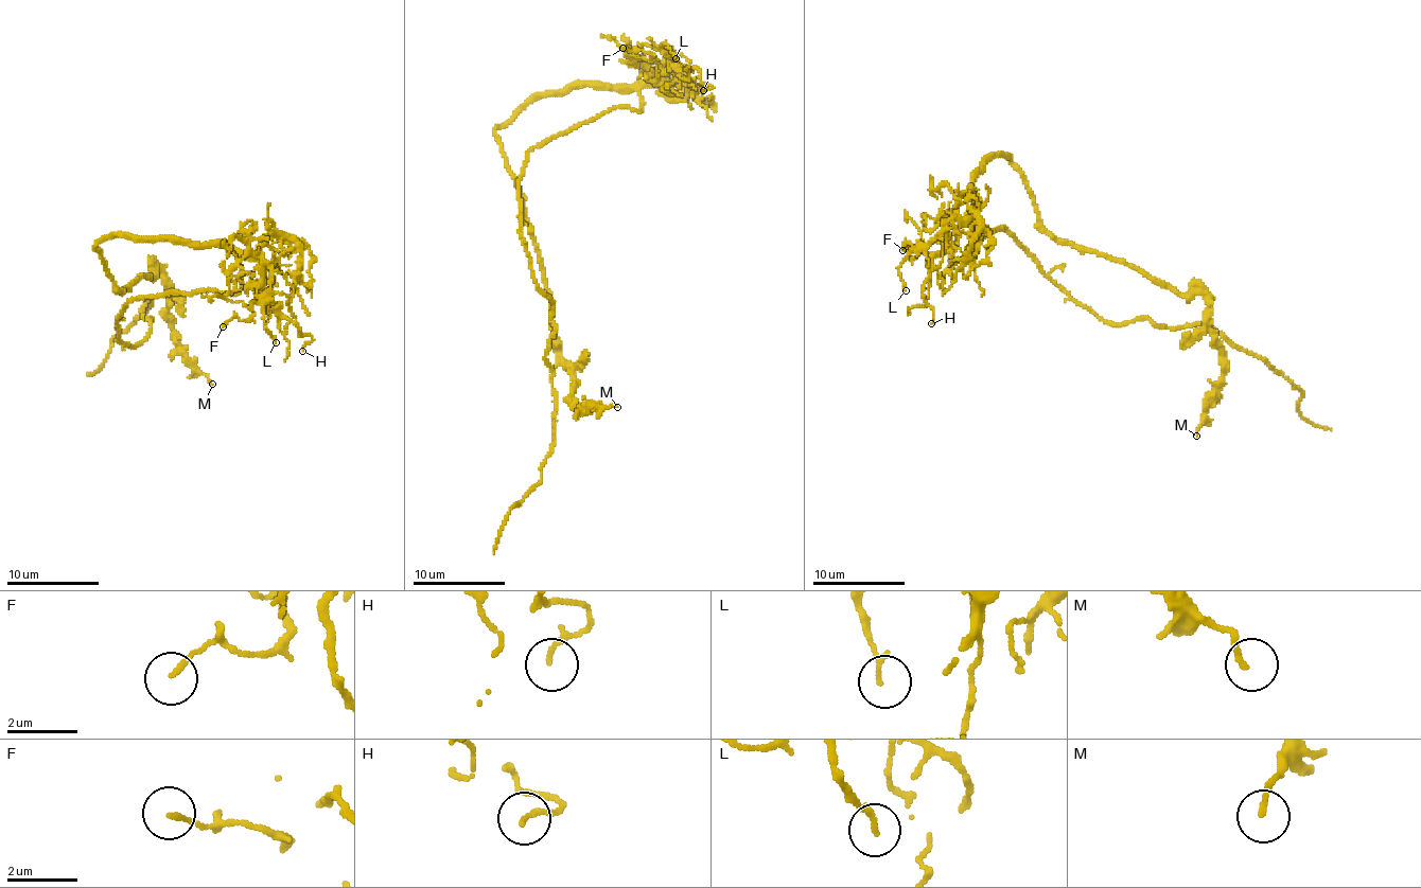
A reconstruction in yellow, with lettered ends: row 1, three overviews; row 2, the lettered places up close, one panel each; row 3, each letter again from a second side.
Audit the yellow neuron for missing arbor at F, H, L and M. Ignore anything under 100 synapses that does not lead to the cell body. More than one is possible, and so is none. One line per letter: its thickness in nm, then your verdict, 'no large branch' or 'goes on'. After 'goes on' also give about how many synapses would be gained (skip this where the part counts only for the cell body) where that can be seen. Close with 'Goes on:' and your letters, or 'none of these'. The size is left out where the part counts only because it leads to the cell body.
F: 120 nm | no large branch
H: 80 nm | no large branch
L: 140 nm | no large branch
M: 150 nm | no large branch
Goes on: none of these

